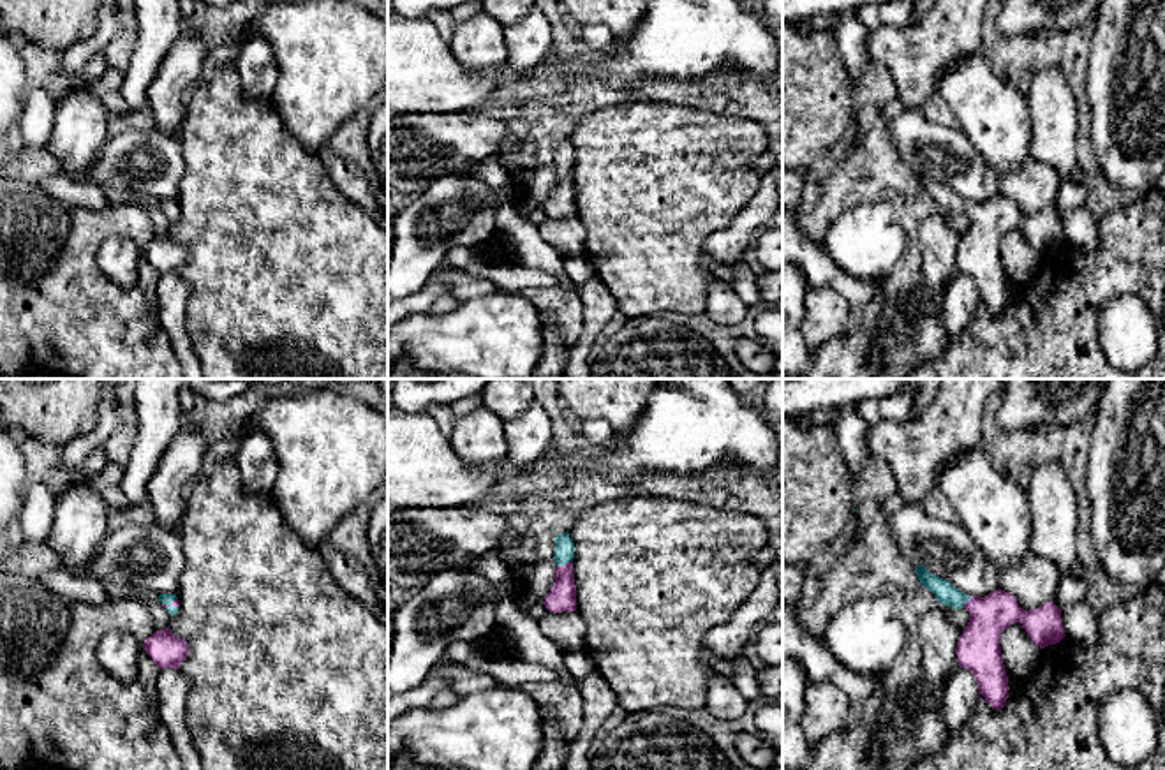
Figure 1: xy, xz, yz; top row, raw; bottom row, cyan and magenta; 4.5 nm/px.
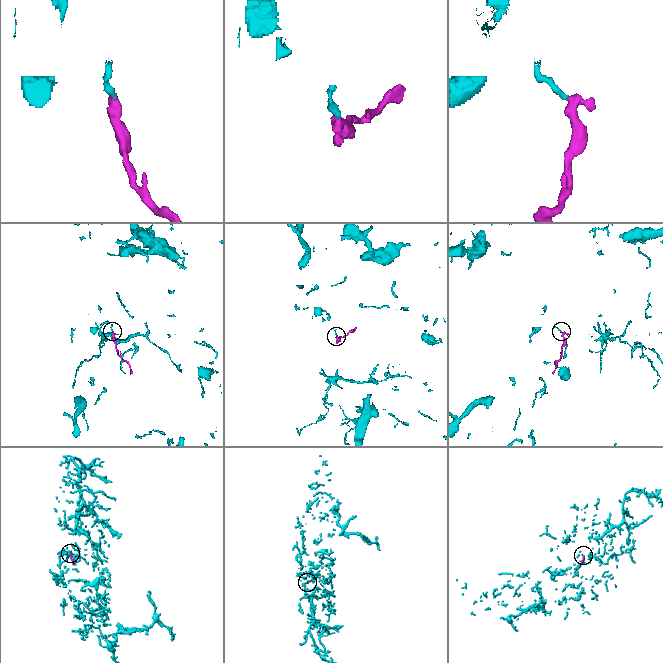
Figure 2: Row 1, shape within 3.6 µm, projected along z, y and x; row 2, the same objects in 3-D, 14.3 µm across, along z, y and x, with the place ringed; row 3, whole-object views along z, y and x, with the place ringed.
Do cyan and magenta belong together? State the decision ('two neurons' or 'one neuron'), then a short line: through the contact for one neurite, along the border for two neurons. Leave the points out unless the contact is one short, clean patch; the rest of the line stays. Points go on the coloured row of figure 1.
one neuron; line xz (564, 548), (564, 564), (563, 594)

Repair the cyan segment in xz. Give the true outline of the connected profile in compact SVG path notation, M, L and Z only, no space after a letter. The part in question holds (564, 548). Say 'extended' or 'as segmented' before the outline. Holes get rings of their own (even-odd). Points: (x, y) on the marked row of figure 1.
extended | M568 532L555 534L555 581L543 604L548 611L576 611L576 587L573 573L575 543Z

